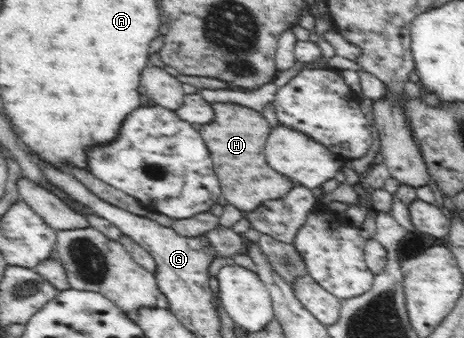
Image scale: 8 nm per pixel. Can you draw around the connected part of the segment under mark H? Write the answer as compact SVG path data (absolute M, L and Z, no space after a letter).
M234 102L211 103L211 106L214 119L207 124L198 124L195 128L213 159L213 168L221 185L221 196L242 210L242 213L254 211L268 200L283 198L295 183L276 173L266 161L265 144L271 127L261 112Z

